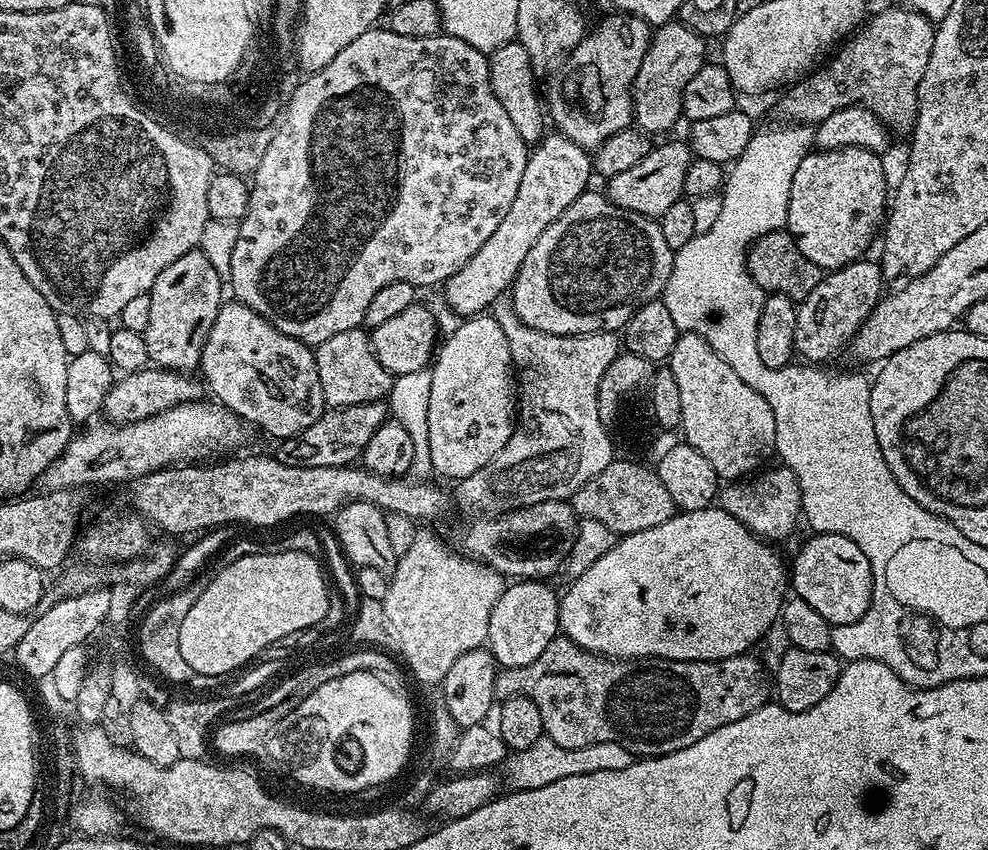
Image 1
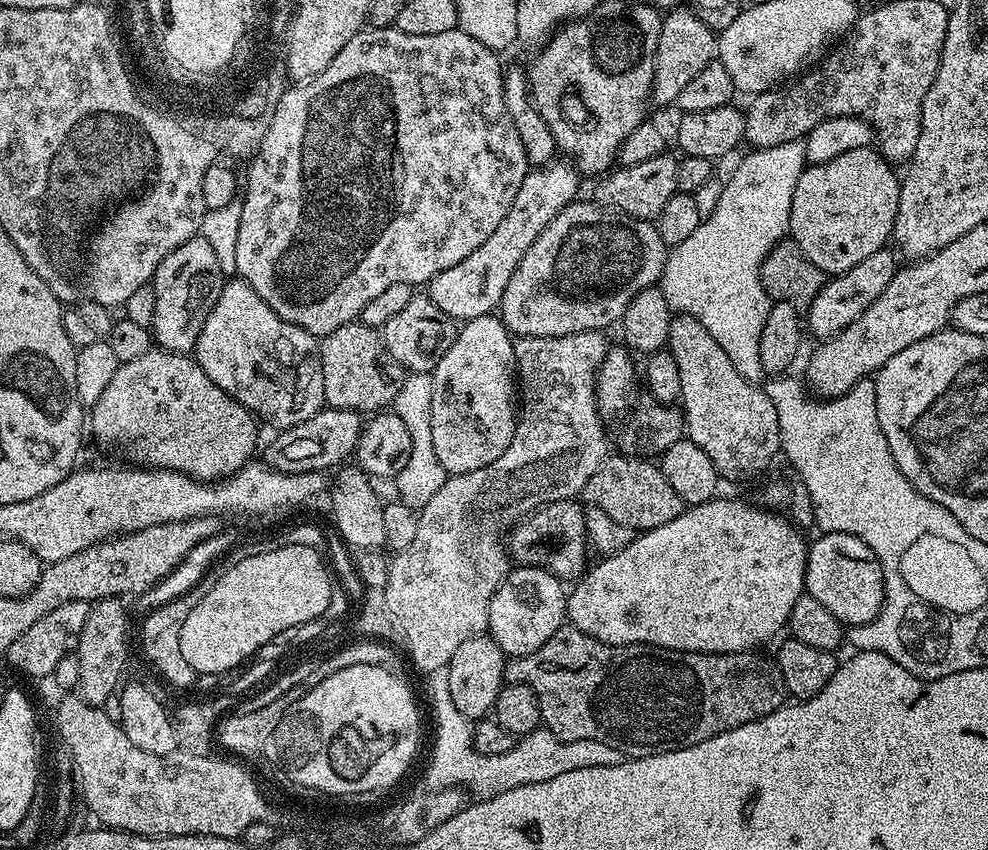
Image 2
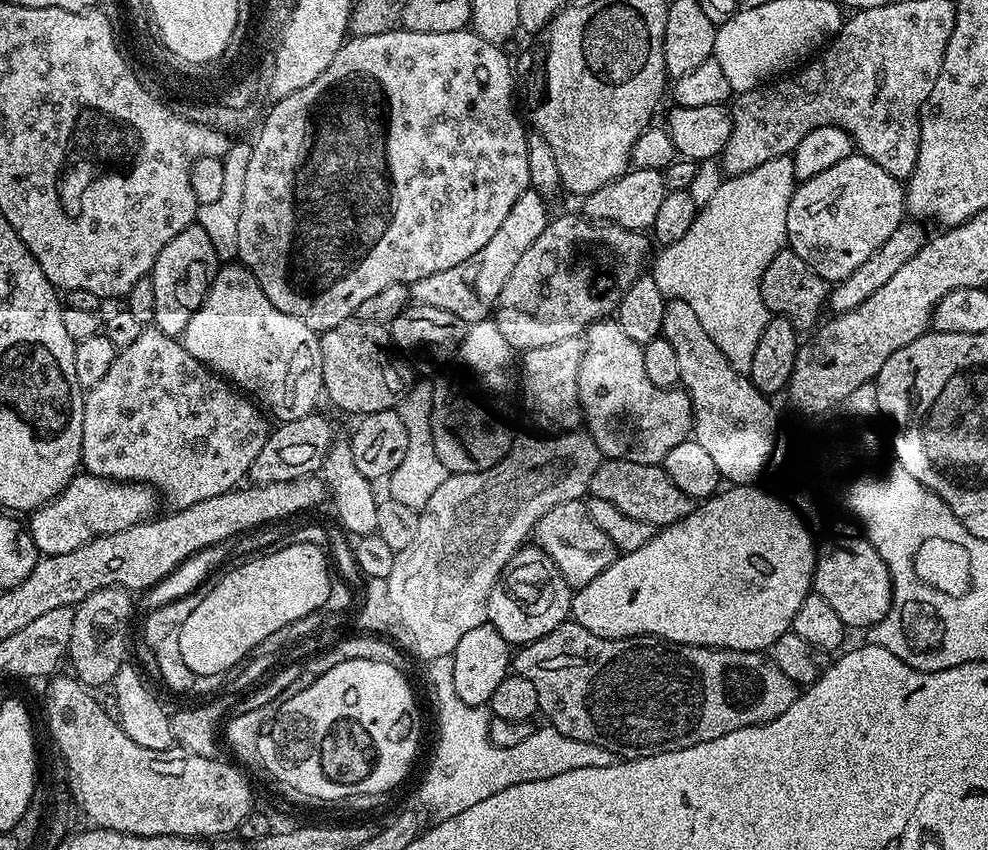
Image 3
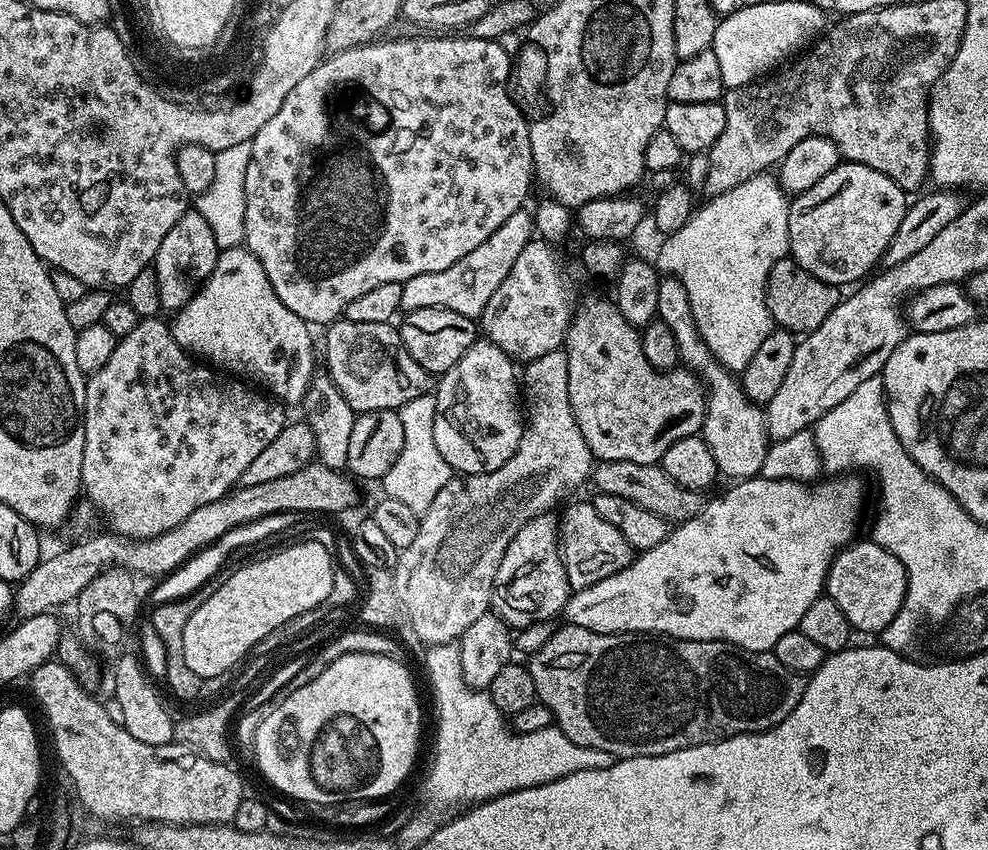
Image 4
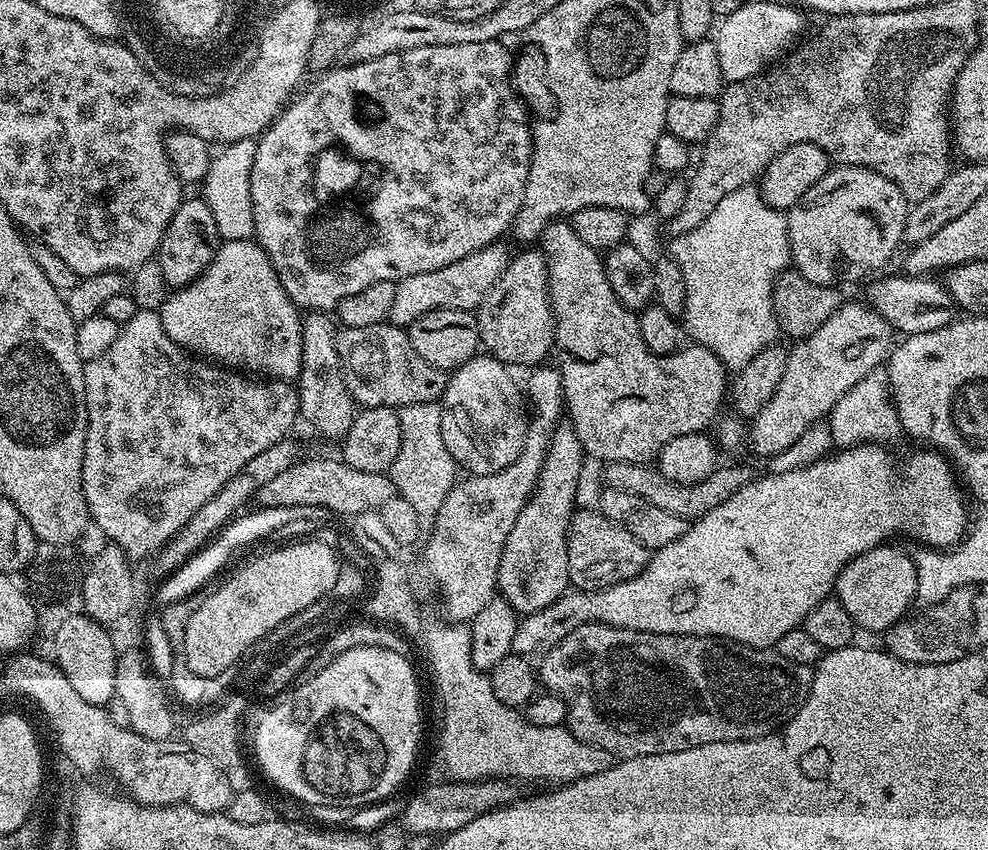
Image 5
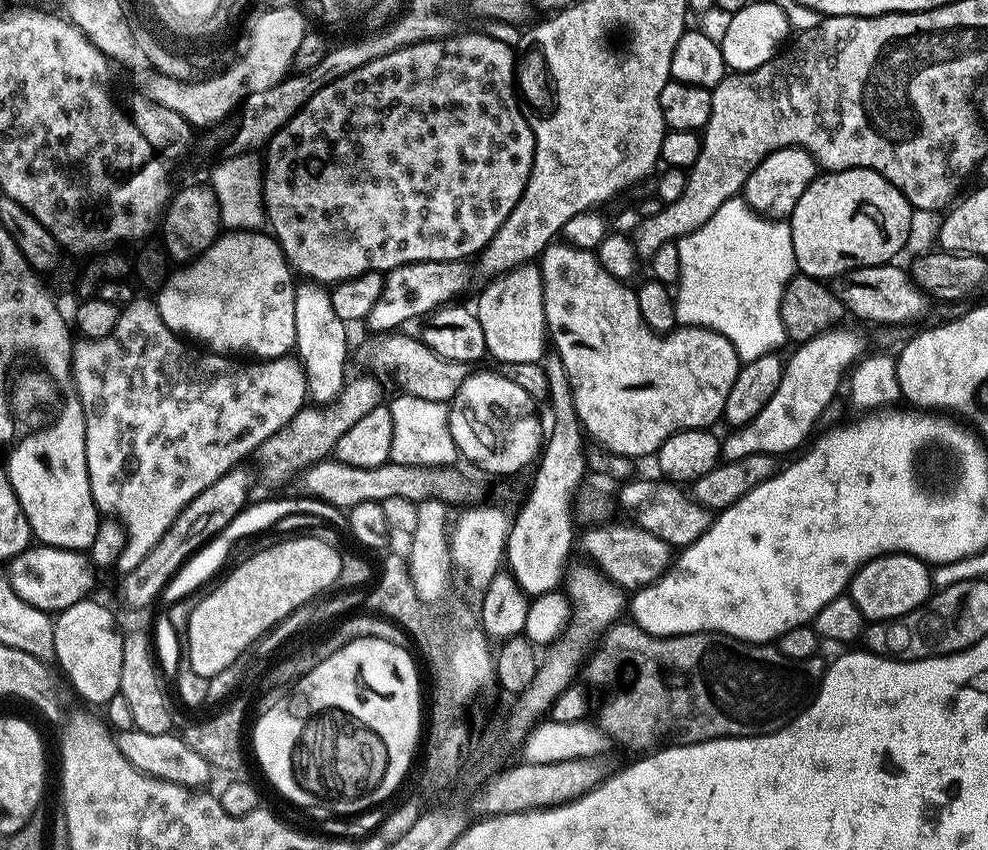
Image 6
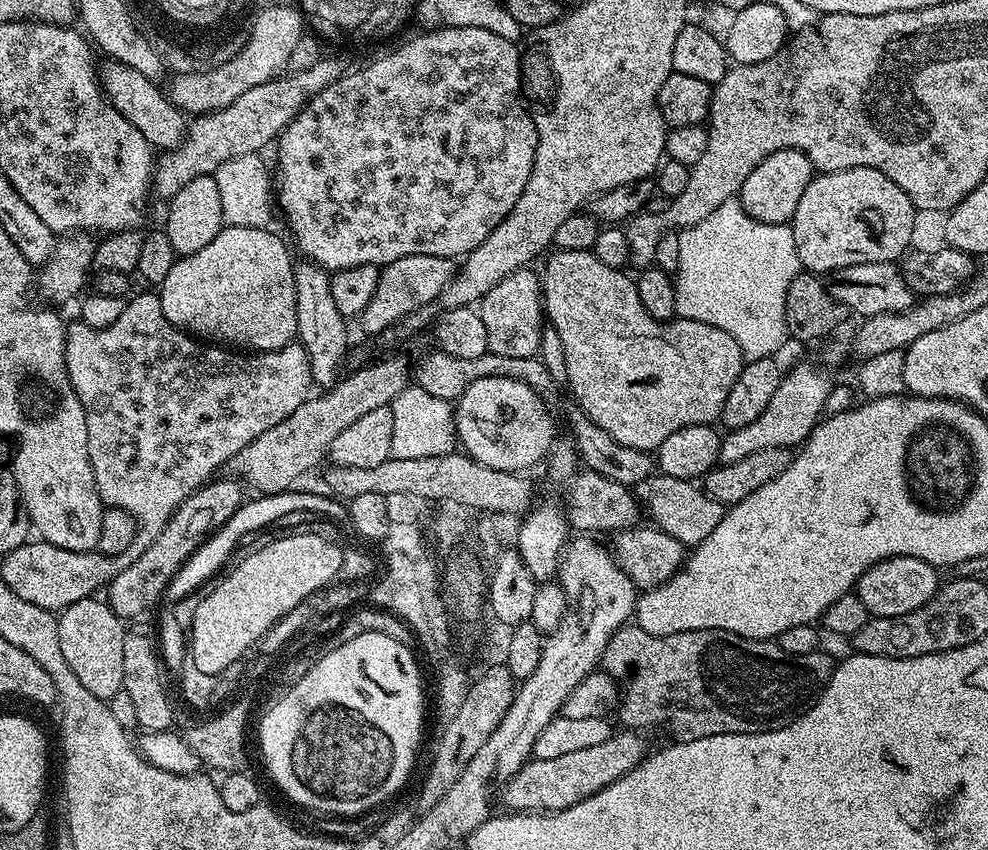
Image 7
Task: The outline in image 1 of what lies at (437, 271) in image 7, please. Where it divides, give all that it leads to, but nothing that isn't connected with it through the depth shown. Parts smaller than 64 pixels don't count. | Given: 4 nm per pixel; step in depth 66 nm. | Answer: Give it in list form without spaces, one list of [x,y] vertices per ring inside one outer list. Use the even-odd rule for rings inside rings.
[[[559,134],[545,135],[539,144],[529,151],[526,170],[522,173],[522,186],[518,186],[518,194],[506,218],[486,238],[482,250],[466,262],[449,280],[444,281],[443,303],[456,313],[457,317],[467,318],[487,313],[492,305],[516,281],[522,262],[526,262],[526,254],[530,254],[530,246],[538,242],[542,230],[574,202],[583,192],[589,191],[588,179],[593,179],[594,169],[589,149],[570,142],[570,138]]]

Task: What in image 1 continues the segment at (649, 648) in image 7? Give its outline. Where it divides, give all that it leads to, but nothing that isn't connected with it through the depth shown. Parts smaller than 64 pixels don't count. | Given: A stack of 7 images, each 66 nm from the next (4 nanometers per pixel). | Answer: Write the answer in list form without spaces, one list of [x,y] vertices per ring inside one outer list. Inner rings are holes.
[[[557,635],[555,640],[538,654],[534,662],[525,668],[510,668],[501,671],[496,677],[496,695],[500,698],[514,696],[528,696],[542,710],[542,722],[544,723],[544,735],[549,740],[558,742],[558,746],[567,748],[581,748],[590,746],[598,742],[618,742],[627,752],[631,752],[633,757],[647,758],[650,756],[665,756],[674,750],[682,750],[686,746],[694,746],[698,738],[706,738],[718,726],[726,726],[730,722],[738,722],[738,718],[746,718],[746,714],[754,714],[764,704],[769,703],[770,697],[774,692],[774,684],[770,679],[770,672],[763,668],[758,661],[752,657],[752,654],[735,656],[734,658],[722,658],[721,660],[664,660],[660,656],[646,656],[643,658],[633,658],[631,660],[622,660],[611,656],[601,656],[594,652],[588,652],[582,646],[578,646],[569,640],[567,636]]]

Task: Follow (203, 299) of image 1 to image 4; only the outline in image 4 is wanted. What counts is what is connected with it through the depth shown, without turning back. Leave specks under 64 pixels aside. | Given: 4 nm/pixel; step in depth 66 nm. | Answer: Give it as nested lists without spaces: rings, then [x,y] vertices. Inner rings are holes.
[[[185,210],[182,218],[174,222],[166,238],[162,238],[162,246],[158,246],[158,254],[154,261],[161,309],[184,308],[197,288],[210,278],[221,251],[218,242],[214,242],[214,234],[210,231],[206,218],[202,218],[202,214],[198,214],[195,210]]]

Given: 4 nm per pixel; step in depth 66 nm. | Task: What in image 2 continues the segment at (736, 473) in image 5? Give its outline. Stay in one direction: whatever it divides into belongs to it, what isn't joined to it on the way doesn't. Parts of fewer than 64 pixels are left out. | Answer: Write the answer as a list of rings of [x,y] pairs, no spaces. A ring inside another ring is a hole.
[[[610,454],[594,470],[590,482],[586,482],[582,493],[583,503],[596,506],[598,510],[614,518],[614,522],[622,522],[622,526],[633,530],[647,530],[666,526],[666,522],[674,522],[685,510],[685,502],[678,498],[674,486],[666,482],[659,467],[651,459],[633,458],[623,454]]]

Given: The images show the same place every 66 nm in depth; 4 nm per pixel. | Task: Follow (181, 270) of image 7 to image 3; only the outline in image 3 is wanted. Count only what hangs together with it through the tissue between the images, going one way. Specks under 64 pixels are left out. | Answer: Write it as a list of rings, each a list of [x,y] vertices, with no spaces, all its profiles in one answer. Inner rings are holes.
[[[228,262],[216,273],[202,306],[186,326],[182,343],[191,356],[198,358],[198,362],[247,393],[273,421],[281,424],[294,422],[317,411],[316,403],[320,398],[322,400],[324,391],[320,336],[310,330],[306,322],[298,322],[298,318],[282,314],[282,310],[278,310],[274,302],[266,298],[254,274],[243,264]]]

